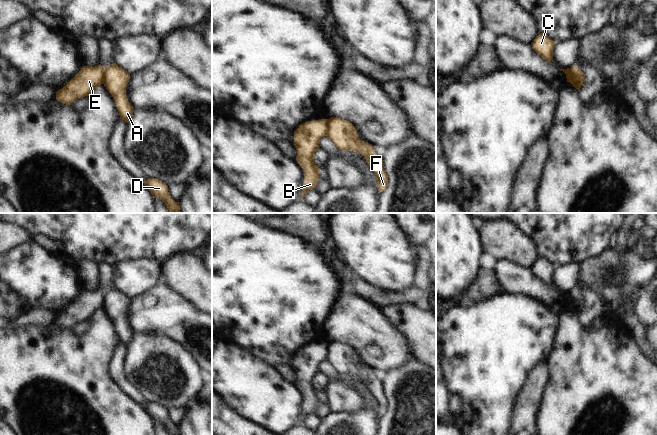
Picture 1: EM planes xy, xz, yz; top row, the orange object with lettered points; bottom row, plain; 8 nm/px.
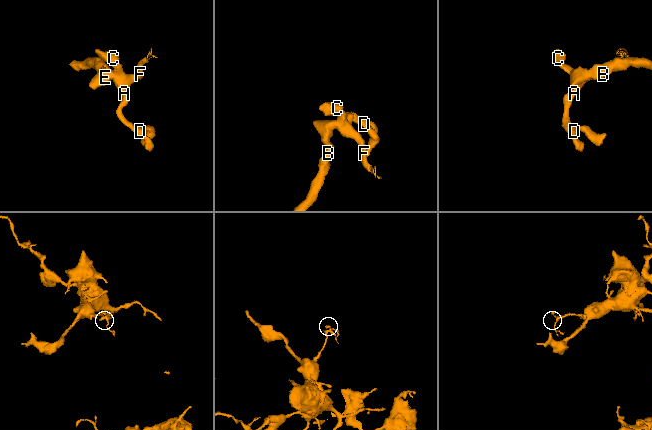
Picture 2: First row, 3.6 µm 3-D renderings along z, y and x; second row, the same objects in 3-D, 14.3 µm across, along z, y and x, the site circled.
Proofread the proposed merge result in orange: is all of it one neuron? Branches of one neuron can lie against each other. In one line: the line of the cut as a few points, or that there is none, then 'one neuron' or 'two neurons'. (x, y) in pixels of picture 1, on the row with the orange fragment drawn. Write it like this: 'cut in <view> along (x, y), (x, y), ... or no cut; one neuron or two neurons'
cut in xz along (328, 119), (328, 131), (325, 135); two neurons

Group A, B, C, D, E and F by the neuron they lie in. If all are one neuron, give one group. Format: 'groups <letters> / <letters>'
groups A C D F / B E

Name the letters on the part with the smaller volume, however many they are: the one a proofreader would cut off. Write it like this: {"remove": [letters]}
{"remove": ["A", "C", "D", "F"]}

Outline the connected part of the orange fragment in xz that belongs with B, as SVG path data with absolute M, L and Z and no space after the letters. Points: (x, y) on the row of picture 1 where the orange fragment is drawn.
M328 119L307 121L294 131L296 161L304 171L304 184L301 199L317 185L320 170L314 162L314 154L319 149L320 139L328 132Z

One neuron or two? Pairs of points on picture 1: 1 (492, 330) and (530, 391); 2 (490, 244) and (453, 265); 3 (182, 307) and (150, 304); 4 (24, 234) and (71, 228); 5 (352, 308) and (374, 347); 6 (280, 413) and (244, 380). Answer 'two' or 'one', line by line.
1: two
2: two
3: one
4: two
5: one
6: one

